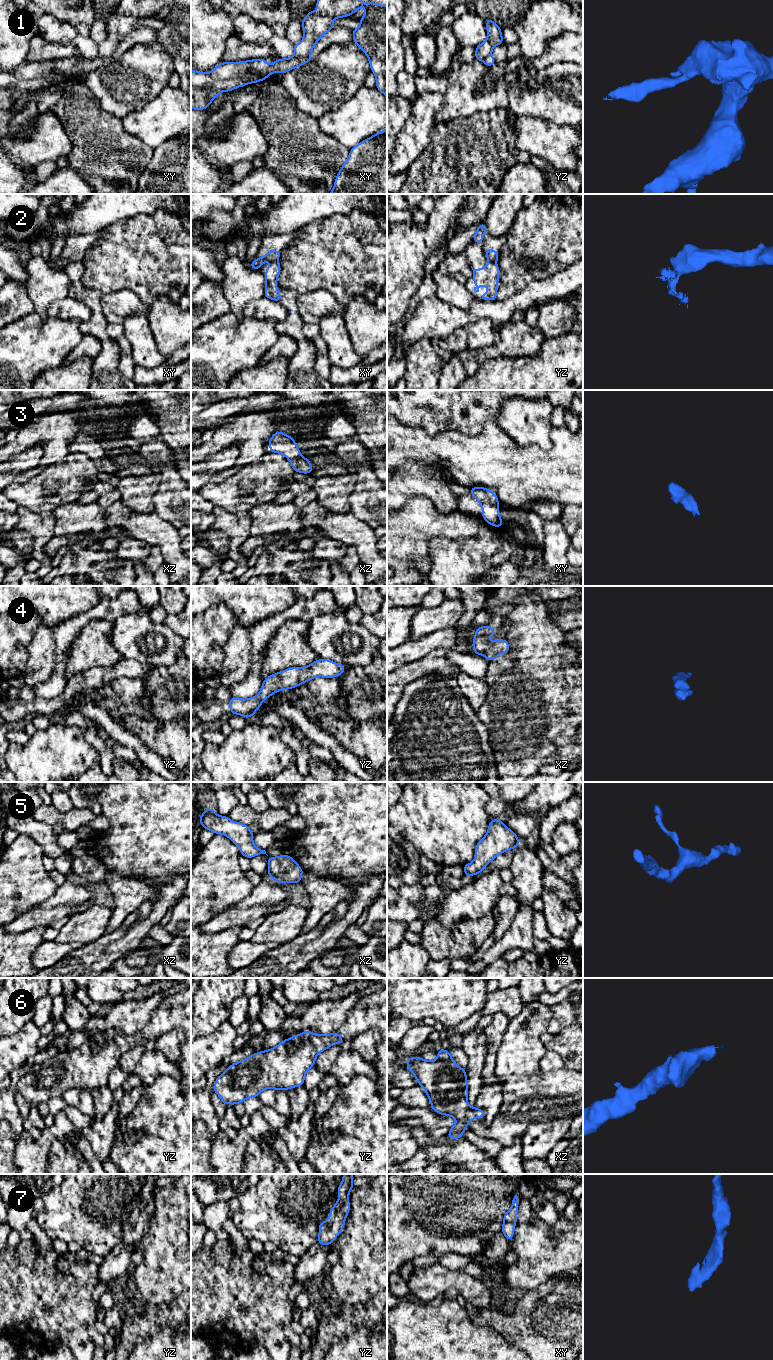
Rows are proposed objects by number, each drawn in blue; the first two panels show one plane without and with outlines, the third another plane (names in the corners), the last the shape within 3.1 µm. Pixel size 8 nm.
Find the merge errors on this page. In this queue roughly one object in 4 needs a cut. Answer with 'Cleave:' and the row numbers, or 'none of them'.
Cleave: 1, 2

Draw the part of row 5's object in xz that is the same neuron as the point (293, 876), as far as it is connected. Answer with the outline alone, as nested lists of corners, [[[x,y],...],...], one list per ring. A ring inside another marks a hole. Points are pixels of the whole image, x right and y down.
[[[205,808],[198,821],[204,829],[210,830],[214,834],[227,836],[239,847],[241,855],[246,858],[250,859],[260,854],[266,854],[265,850],[253,844],[254,834],[248,825],[232,821],[228,816],[219,816],[213,808]],[[280,855],[273,858],[268,856],[268,877],[281,884],[301,883],[303,872],[304,870],[296,860],[289,855]]]

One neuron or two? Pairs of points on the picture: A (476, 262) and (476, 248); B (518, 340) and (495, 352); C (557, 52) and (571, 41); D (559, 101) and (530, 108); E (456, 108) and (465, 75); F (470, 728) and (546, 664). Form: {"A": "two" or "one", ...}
{"A": "one", "B": "one", "C": "one", "D": "one", "E": "one", "F": "two"}

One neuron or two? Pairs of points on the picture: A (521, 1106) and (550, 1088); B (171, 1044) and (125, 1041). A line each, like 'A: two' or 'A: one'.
A: one
B: two

